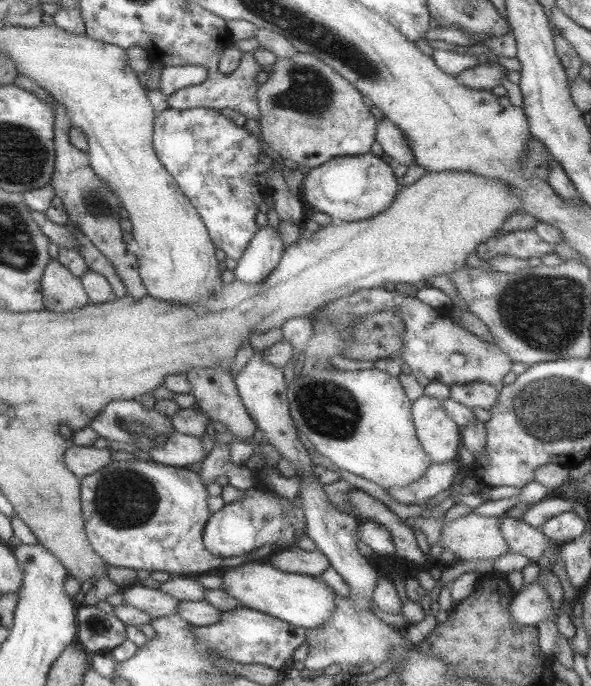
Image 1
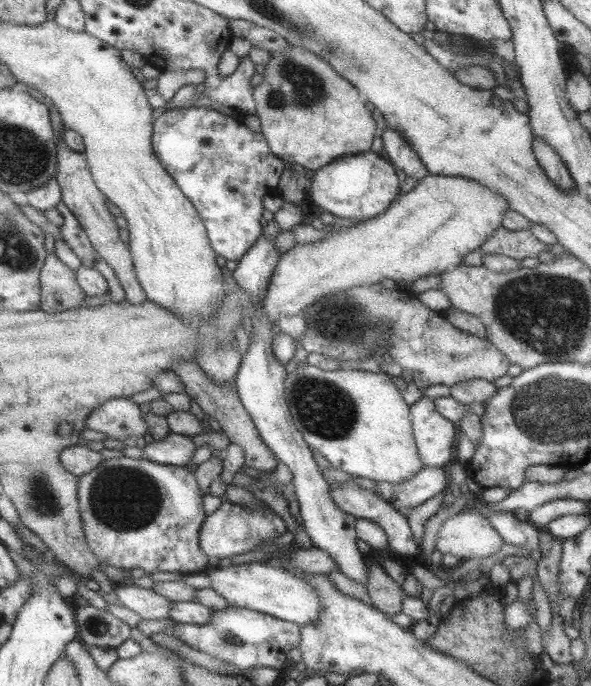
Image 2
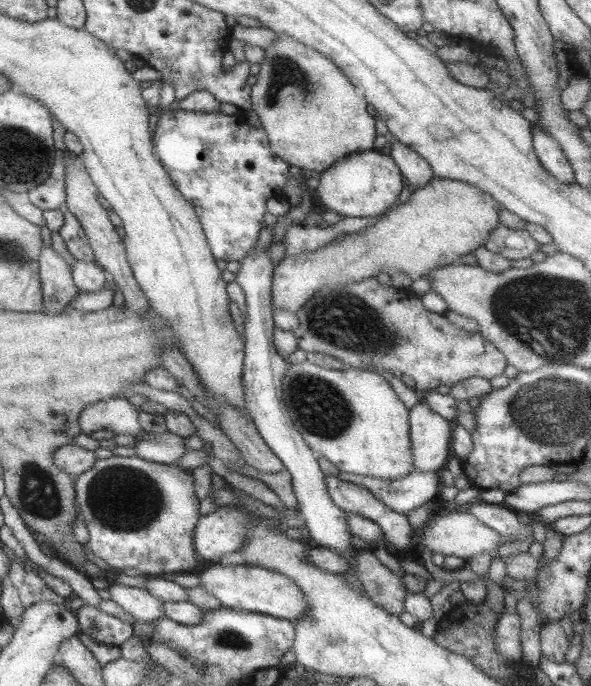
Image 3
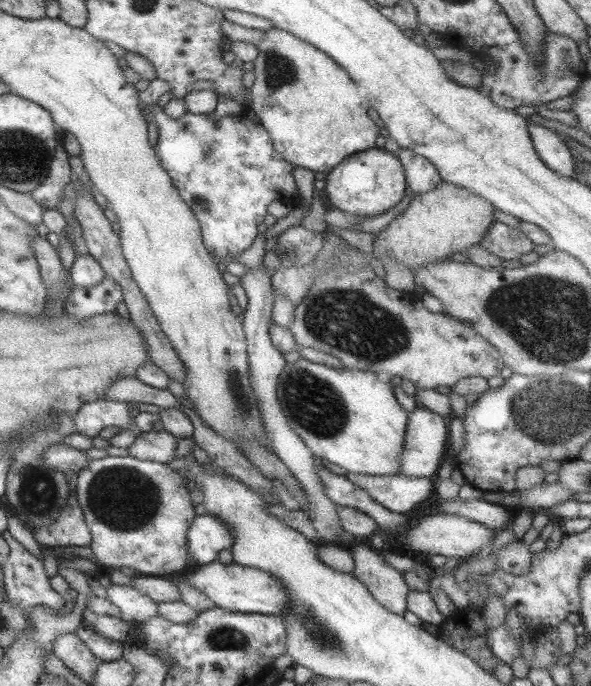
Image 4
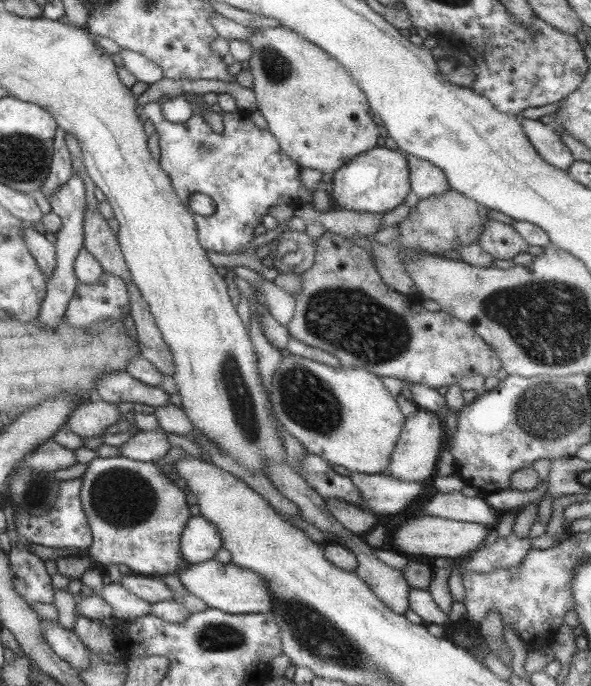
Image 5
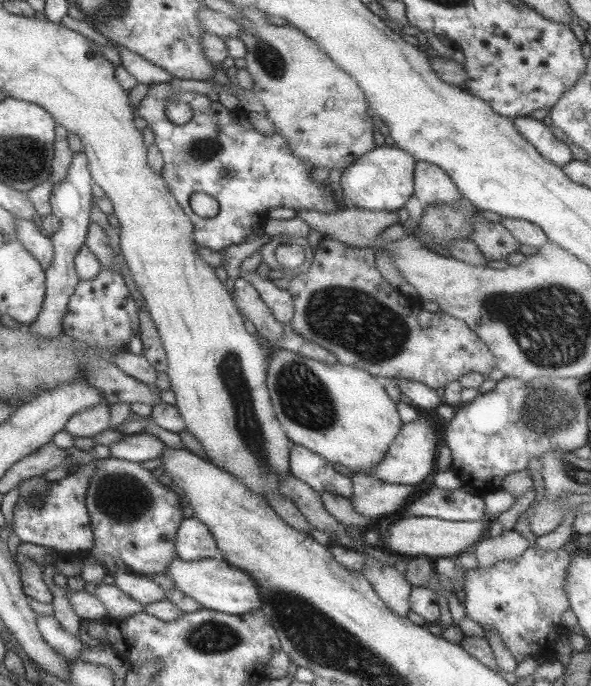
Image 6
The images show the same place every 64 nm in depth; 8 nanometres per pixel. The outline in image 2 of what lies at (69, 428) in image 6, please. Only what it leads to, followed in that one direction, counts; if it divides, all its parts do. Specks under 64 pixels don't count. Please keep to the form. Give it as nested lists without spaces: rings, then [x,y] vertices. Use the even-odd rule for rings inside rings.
[[[112,398],[100,404],[97,408],[90,410],[86,416],[85,427],[94,430],[100,436],[110,437],[117,440],[127,438],[132,442],[135,438],[143,436],[148,437],[149,430],[144,419],[144,414],[139,410],[139,405],[128,398]]]

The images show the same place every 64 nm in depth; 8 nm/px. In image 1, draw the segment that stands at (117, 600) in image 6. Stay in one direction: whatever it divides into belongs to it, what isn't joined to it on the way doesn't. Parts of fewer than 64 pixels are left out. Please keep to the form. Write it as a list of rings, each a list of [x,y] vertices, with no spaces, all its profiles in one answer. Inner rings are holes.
[[[141,584],[120,588],[118,592],[121,594],[123,605],[129,604],[129,606],[141,609],[152,619],[175,615],[177,603],[180,602],[173,596],[167,596],[158,588],[146,588]]]

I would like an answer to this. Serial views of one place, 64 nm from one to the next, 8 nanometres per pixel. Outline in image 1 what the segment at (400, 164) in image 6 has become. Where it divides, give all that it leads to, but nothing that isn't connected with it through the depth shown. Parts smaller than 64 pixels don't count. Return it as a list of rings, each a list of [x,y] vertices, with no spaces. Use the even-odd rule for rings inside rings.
[[[370,152],[333,157],[319,166],[309,168],[304,176],[298,193],[299,199],[306,208],[324,212],[335,222],[360,221],[379,214],[393,202],[398,192],[392,166]]]

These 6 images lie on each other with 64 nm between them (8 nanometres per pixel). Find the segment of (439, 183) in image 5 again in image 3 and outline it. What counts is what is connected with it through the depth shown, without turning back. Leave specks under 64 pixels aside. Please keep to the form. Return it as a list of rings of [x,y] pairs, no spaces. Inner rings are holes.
[[[387,134],[389,156],[413,189],[423,188],[428,180],[435,178],[431,167],[414,150],[401,144],[393,135]]]

